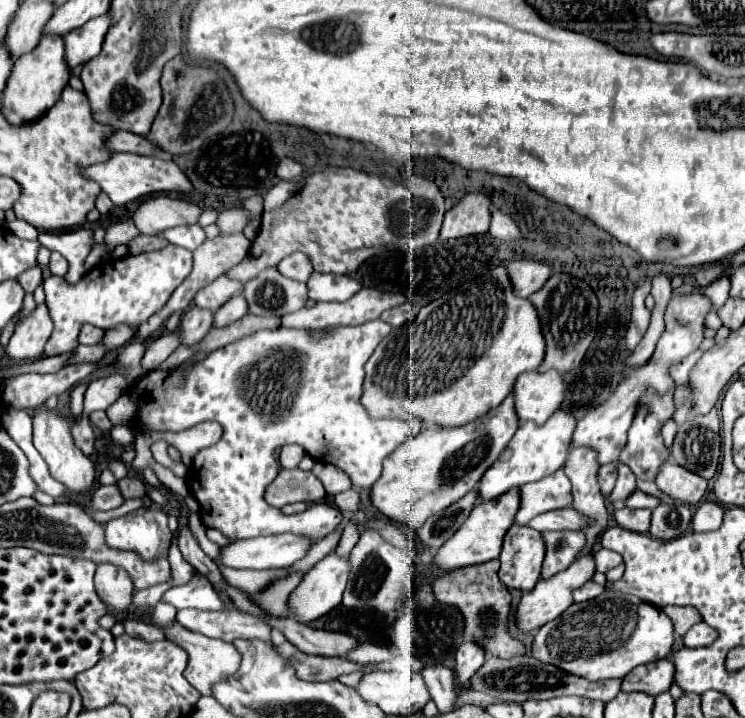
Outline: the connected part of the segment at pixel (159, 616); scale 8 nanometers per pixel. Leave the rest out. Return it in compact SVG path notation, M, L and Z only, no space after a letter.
M160 601L154 610L154 621L158 622L161 626L167 626L175 621L176 609L165 602Z

